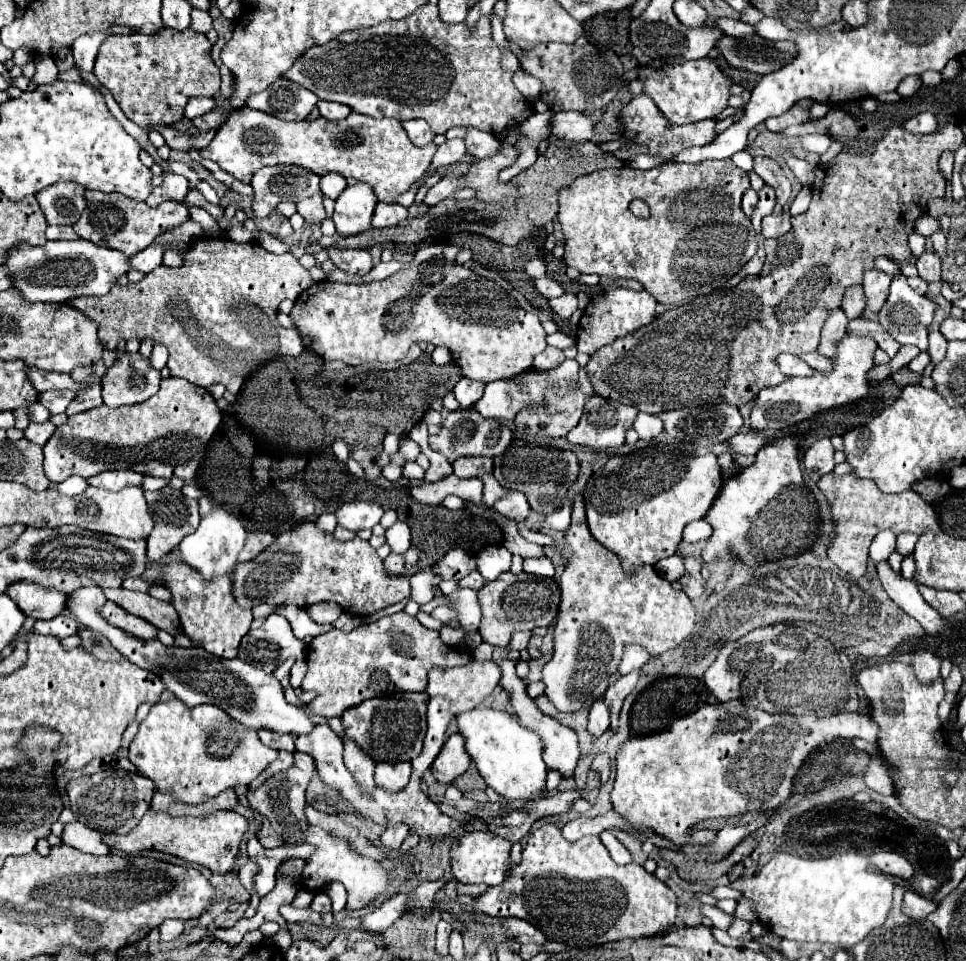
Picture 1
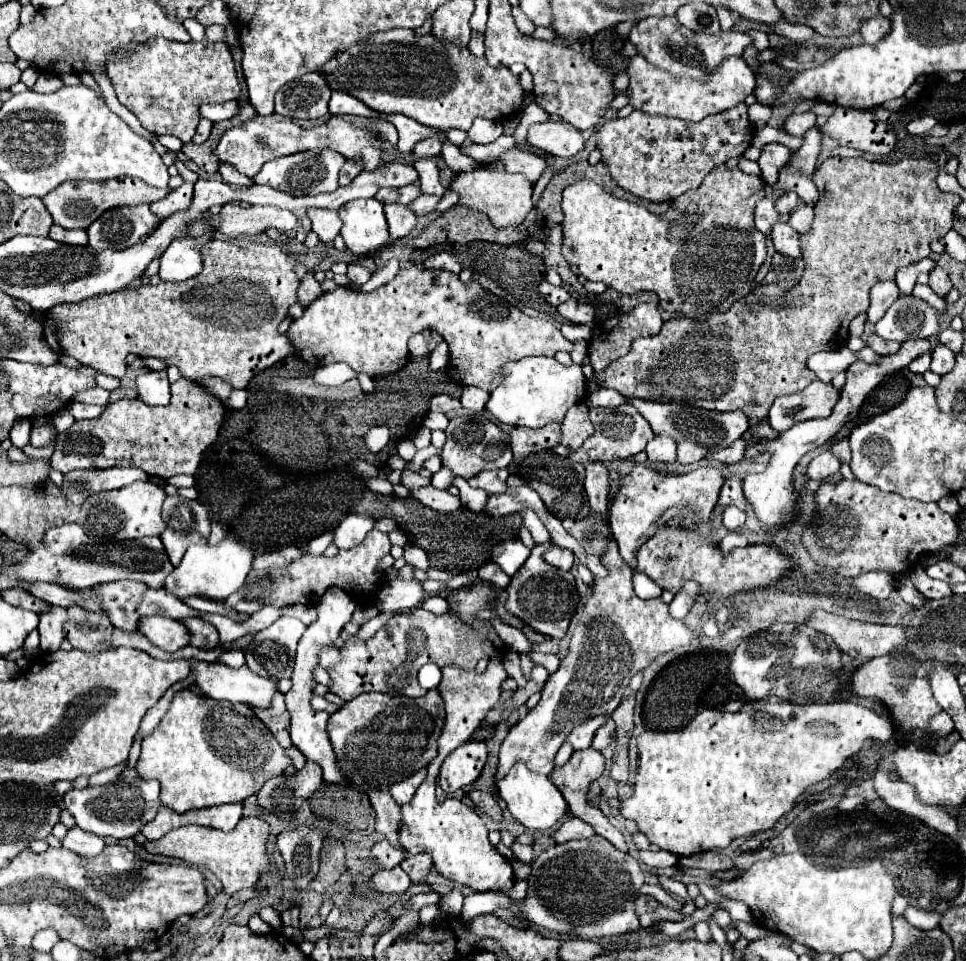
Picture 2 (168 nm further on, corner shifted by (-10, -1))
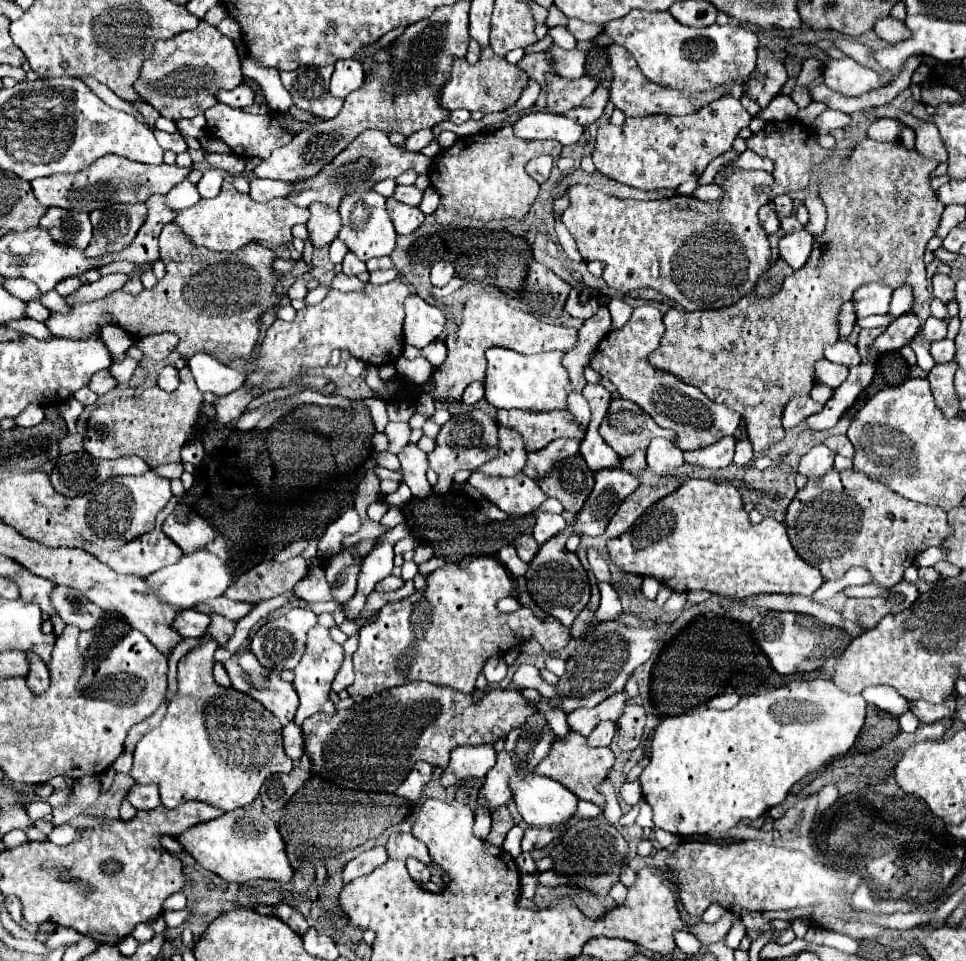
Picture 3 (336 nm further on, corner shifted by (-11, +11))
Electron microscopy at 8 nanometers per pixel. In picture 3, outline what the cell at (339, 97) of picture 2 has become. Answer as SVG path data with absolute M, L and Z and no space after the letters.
M340 60L330 80L330 92L336 98L346 98L364 84L364 70L358 60Z

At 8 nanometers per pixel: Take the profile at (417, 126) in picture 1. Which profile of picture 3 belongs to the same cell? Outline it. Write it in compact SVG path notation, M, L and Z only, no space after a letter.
M418 130L418 132L414 132L412 136L406 138L404 148L410 150L410 152L420 152L420 150L422 150L424 146L428 146L432 140L434 140L432 130Z

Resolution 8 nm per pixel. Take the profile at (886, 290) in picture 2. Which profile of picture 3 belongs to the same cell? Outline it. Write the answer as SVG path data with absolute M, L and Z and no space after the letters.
M884 282L862 286L854 294L858 318L872 316L872 314L886 314L890 308L890 298L892 298L892 288L884 286Z

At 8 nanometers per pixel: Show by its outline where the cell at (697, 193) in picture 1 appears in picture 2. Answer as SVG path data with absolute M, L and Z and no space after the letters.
M723 164L717 166L715 170L711 170L711 174L707 174L707 178L701 182L699 188L689 190L683 196L675 198L671 202L669 210L665 214L661 214L661 216L651 214L647 208L643 208L639 204L633 204L633 202L627 202L627 200L621 200L621 198L615 198L613 194L607 194L601 186L595 186L595 182L583 180L583 182L571 184L571 186L567 186L567 190L563 190L563 214L565 214L565 220L561 222L561 226L563 226L561 254L565 256L565 260L569 264L579 268L581 276L585 276L591 282L603 282L603 284L607 284L609 288L613 288L613 290L617 290L621 294L637 294L641 290L655 292L659 296L661 308L667 310L667 312L675 312L675 314L687 316L687 318L701 318L701 316L707 316L711 312L727 312L733 302L737 302L739 298L747 296L753 290L755 274L759 272L761 264L765 262L765 236L759 234L759 230L753 224L753 210L755 210L755 204L761 198L765 198L765 184L763 184L763 180L759 176L745 174L739 168L725 168Z

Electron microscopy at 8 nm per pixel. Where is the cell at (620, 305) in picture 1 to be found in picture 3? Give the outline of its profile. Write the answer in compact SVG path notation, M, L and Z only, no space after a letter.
M642 304L634 308L630 320L618 328L610 330L592 354L590 366L604 378L608 378L622 398L636 402L644 412L648 412L660 428L670 428L676 432L676 446L680 450L698 450L718 442L724 436L732 436L740 424L740 414L724 404L716 404L706 398L698 388L680 382L668 372L656 370L648 362L648 354L656 350L664 334L662 312L654 304Z

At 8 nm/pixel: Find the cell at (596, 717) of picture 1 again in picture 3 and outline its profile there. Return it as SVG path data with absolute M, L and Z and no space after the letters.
M600 722L600 726L596 726L594 732L588 736L588 746L610 746L614 734L616 734L614 722Z

